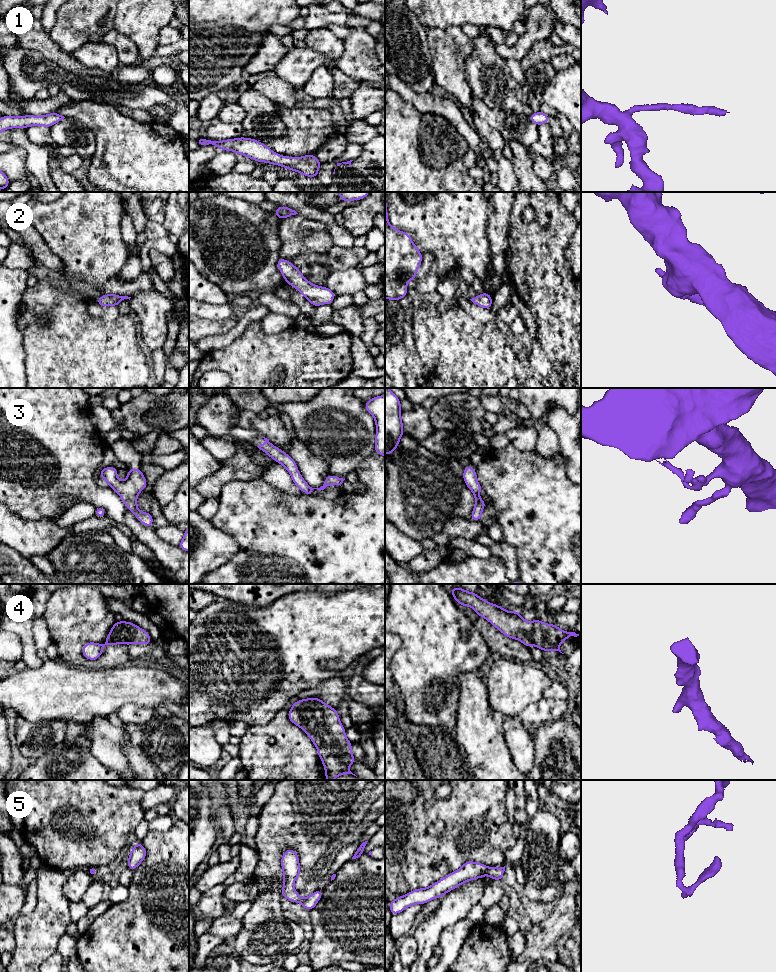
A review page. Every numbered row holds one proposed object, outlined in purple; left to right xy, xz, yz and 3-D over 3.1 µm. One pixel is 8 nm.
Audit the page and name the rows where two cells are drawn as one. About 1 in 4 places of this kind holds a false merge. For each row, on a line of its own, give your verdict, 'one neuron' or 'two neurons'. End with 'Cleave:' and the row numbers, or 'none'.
1: one neuron
2: one neuron
3: one neuron
4: one neuron
5: one neuron
Cleave: none

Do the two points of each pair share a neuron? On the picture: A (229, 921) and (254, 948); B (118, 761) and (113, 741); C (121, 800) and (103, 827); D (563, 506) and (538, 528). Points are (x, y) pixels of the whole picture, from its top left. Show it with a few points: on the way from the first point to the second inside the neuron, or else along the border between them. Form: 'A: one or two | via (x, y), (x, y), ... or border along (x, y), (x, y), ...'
A: two | border along (242, 919), (242, 928), (234, 937)
B: one | via (113, 756), (113, 746)
C: one | via (116, 807), (103, 820)
D: one | via (557, 512), (544, 522)

